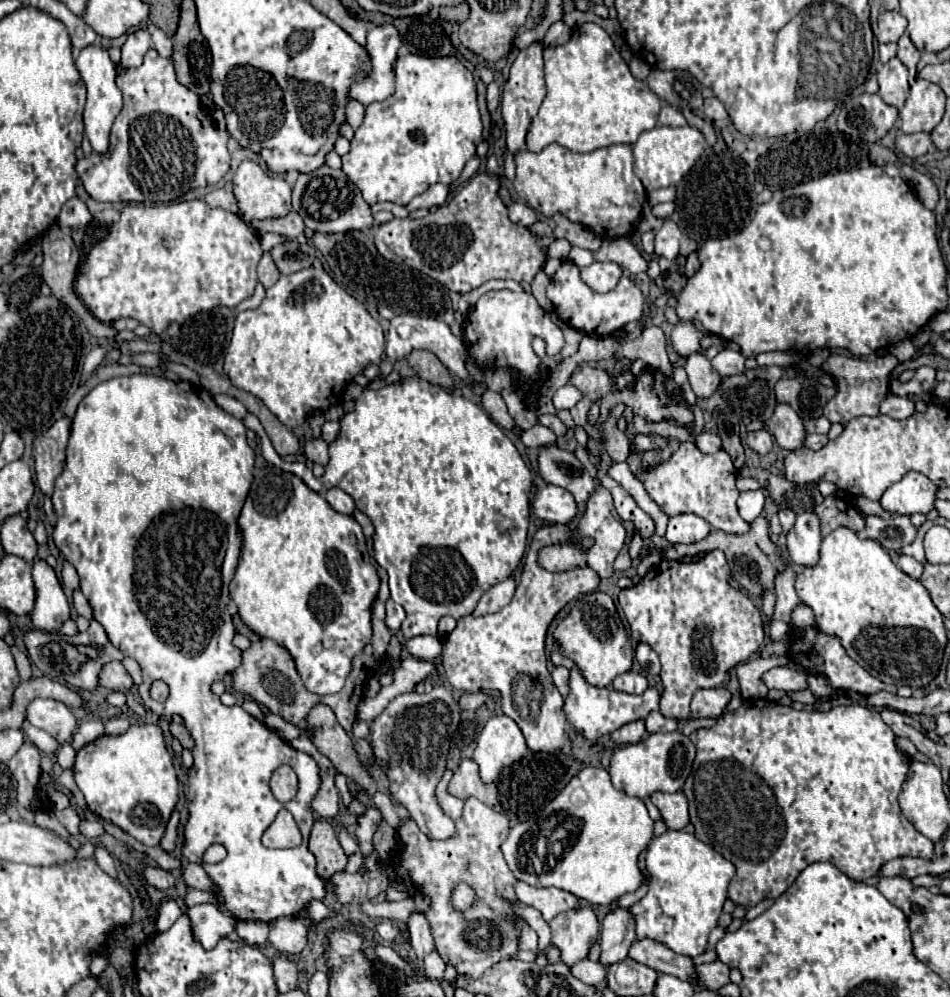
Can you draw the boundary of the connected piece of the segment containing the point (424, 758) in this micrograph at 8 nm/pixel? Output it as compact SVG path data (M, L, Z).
M445 685L433 687L429 693L403 693L387 705L387 709L371 723L371 747L377 757L389 763L387 779L391 795L409 809L417 827L429 839L451 839L457 835L453 819L449 819L435 799L435 785L443 777L451 735L459 725L461 709Z

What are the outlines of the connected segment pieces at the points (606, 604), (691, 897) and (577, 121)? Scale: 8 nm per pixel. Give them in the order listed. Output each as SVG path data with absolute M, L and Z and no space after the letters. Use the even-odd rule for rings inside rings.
M603 591L579 597L571 607L571 613L557 625L555 639L559 641L563 655L575 661L575 665L581 669L583 677L591 685L609 687L617 675L631 669L633 647L629 643L613 599Z
M671 829L649 843L645 863L651 873L647 895L629 909L637 937L661 941L675 953L687 957L701 955L723 911L727 885L735 875L735 865L695 835Z
M581 25L565 45L547 47L543 55L547 97L527 131L527 151L541 151L549 143L559 143L575 153L589 153L615 143L631 145L639 133L657 125L661 99L631 75L613 41L599 25Z

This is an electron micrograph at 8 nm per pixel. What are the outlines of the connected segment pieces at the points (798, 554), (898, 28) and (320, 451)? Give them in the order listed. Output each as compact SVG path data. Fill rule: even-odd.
M813 511L797 513L795 525L787 533L787 549L797 565L815 565L819 561L819 517Z
M883 11L879 15L879 25L877 25L877 41L879 43L889 43L889 41L899 41L899 37L905 33L907 19L897 13L897 11Z
M319 437L319 439L309 439L307 443L305 443L305 455L307 455L307 459L309 461L313 461L313 463L319 463L319 465L327 465L327 461L329 461L329 455L327 455L327 449L329 449L329 445Z

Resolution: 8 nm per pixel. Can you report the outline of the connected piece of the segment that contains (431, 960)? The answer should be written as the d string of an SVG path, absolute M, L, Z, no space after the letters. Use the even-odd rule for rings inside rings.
M437 951L425 955L425 959L423 959L423 973L425 973L425 977L441 981L443 979L443 971L445 971L445 961L441 959L441 955Z

